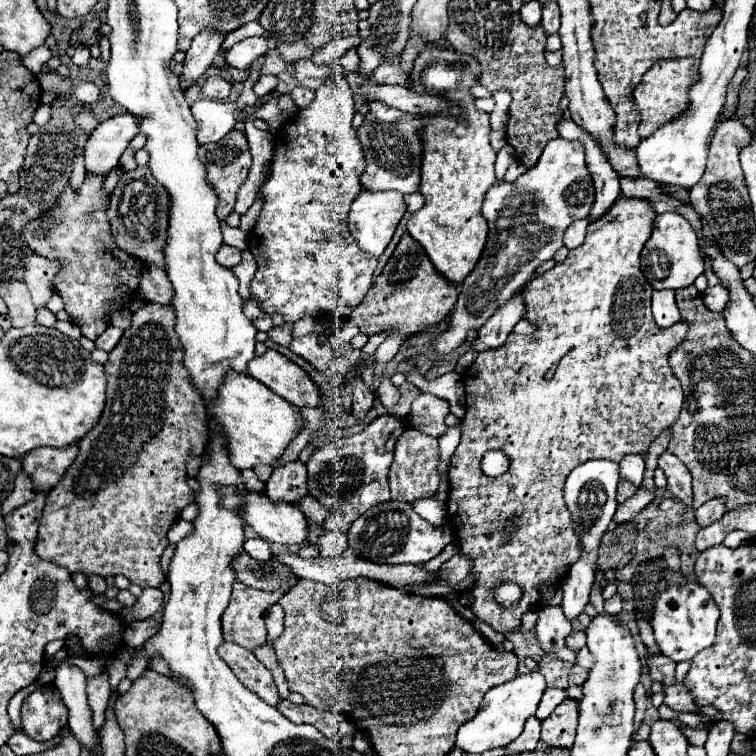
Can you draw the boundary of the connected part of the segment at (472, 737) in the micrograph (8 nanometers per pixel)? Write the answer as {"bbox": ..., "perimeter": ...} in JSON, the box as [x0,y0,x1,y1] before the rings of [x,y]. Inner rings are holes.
{"bbox":[455,671,545,753],"perimeter":[[[537,671],[517,675],[509,683],[489,689],[481,701],[477,715],[459,727],[455,747],[459,747],[465,753],[483,753],[495,747],[505,747],[507,743],[515,741],[521,735],[525,721],[531,715],[535,715],[543,691],[545,691],[545,679]]]}

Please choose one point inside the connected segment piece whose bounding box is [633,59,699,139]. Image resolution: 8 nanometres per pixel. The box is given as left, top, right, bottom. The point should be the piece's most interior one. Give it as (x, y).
(662, 92)

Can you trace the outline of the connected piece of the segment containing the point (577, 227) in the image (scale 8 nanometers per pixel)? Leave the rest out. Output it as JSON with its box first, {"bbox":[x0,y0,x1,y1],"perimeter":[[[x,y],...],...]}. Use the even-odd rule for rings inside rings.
{"bbox":[563,219,587,249],"perimeter":[[[579,219],[579,221],[573,221],[573,225],[565,231],[565,239],[563,239],[563,243],[565,243],[565,247],[567,249],[577,249],[581,243],[583,243],[583,239],[585,239],[585,229],[587,229],[587,219]]]}

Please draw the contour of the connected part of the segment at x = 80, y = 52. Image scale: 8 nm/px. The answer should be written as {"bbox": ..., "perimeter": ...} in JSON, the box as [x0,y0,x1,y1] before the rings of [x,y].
{"bbox":[71,45,91,67],"perimeter":[[[77,45],[75,47],[75,55],[73,55],[73,59],[71,59],[75,65],[79,65],[79,67],[85,67],[85,65],[89,65],[89,61],[91,61],[91,53],[89,53],[89,45]]]}

